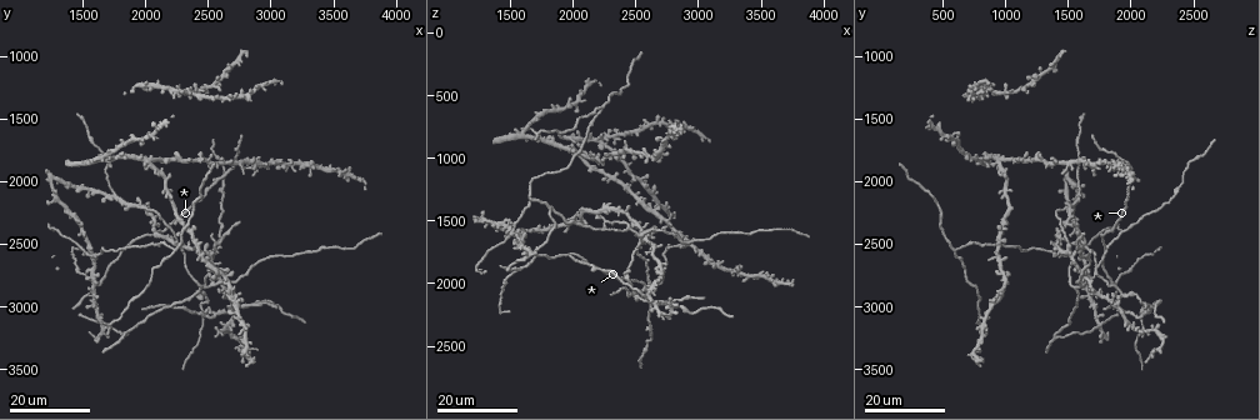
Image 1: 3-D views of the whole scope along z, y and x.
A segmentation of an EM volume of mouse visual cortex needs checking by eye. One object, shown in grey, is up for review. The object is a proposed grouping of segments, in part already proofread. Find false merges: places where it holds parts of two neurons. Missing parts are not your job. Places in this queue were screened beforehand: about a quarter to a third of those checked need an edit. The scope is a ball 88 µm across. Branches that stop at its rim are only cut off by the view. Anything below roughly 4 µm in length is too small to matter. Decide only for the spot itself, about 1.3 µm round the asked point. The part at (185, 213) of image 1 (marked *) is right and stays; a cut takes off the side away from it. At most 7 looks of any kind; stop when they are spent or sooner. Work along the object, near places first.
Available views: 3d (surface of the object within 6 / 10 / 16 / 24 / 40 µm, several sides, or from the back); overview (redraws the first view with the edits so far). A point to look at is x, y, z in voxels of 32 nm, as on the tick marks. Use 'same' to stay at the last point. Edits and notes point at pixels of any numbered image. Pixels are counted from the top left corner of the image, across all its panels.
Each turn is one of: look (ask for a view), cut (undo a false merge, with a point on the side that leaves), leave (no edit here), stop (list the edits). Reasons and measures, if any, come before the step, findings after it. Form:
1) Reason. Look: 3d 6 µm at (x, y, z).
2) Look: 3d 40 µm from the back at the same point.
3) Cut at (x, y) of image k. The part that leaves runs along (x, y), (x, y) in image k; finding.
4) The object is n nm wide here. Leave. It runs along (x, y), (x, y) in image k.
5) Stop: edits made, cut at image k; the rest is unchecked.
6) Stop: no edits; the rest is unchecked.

Look: 3d 16 µm at (2540, 2800, 1640).

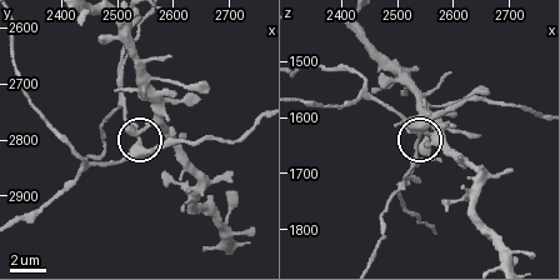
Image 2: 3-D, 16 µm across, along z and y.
Look: 3d 10 µm at (2540, 2805, 1630).

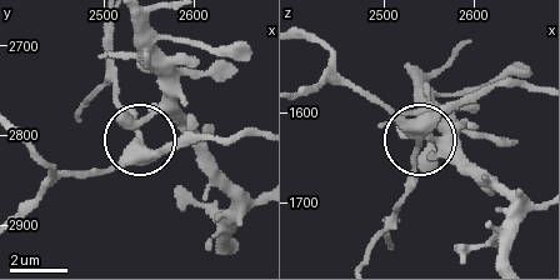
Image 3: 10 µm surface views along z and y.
Leave. All the same neuron.

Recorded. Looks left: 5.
A fork. Look: 3d 24 µm at (1820, 3260, 1400).

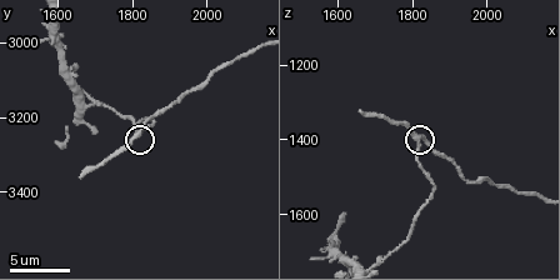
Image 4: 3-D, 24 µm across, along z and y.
Look: 3d 10 µm at (1820, 3250, 1390).

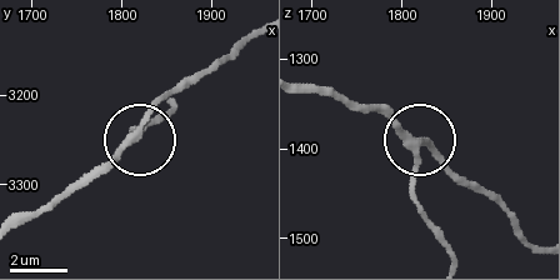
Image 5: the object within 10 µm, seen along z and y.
Leave. It runs along (448, 258), (413, 186), (418, 139), (371, 108) in image 5; all the same neuron.

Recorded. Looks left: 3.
Three-way junction. Look: 3d 24 µm at (2220, 2560, 580).

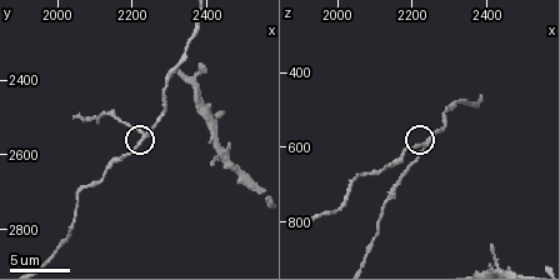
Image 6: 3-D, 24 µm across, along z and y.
Look: 3d 10 µm at (2230, 2570, 600).

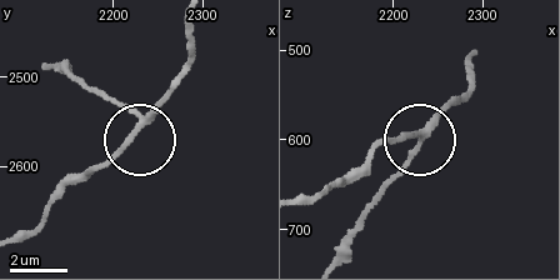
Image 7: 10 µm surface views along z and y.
Look: 3d 10 µm from the back at (2225, 2560, 595).

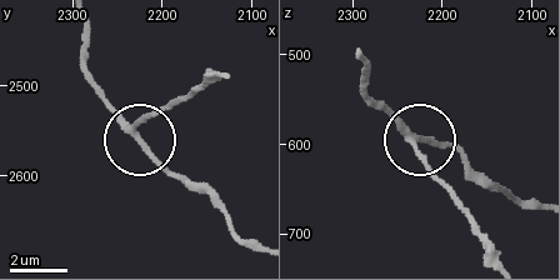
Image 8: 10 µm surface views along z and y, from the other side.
Leave. Continuous, no second neuron.

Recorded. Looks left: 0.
Stop: no edits; the rest is unchecked.

